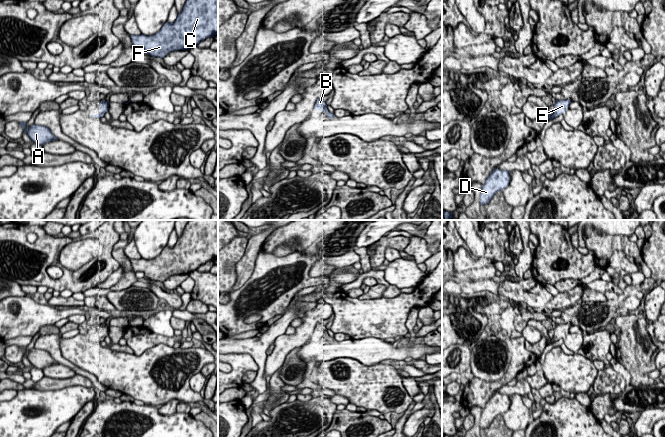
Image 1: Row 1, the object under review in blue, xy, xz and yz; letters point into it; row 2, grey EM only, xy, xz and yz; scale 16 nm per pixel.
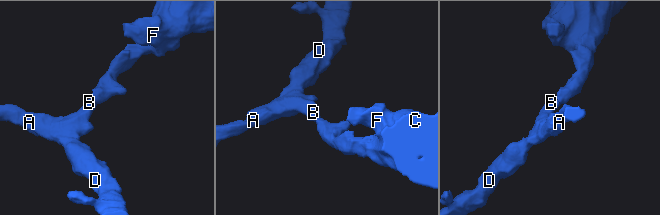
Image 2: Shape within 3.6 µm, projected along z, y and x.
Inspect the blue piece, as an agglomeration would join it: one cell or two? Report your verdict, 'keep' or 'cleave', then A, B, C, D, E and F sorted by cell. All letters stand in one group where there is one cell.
keep | A B C D E F

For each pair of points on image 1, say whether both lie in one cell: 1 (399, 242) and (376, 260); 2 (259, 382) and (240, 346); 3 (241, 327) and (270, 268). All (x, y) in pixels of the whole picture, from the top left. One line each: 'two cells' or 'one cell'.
1: one cell
2: one cell
3: one cell

